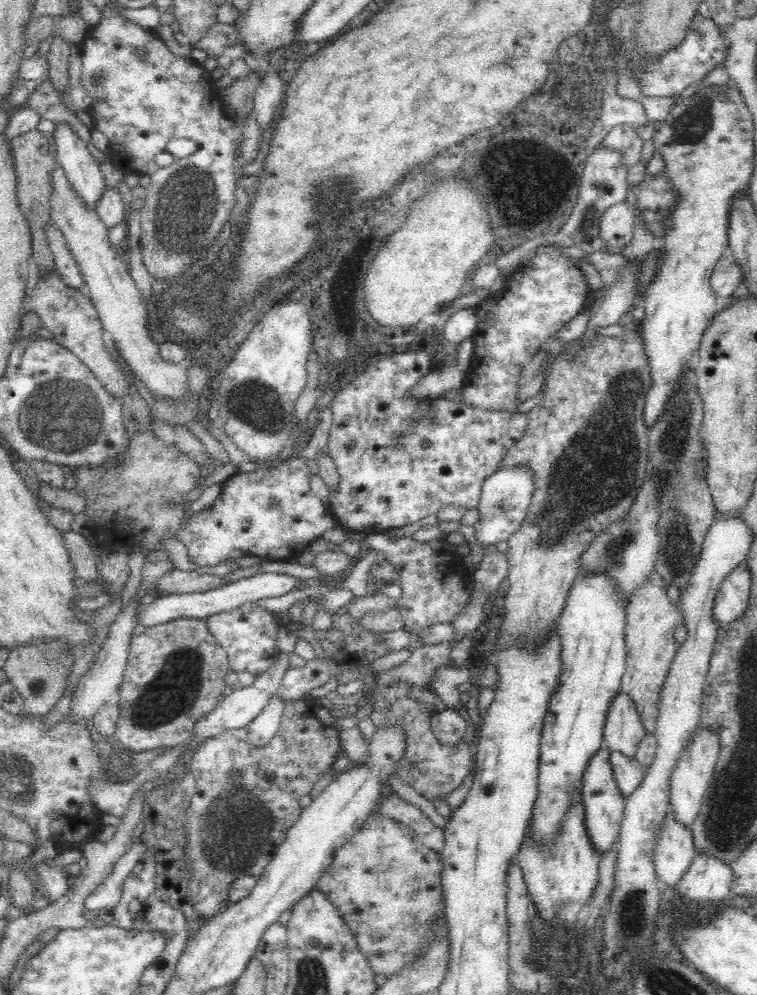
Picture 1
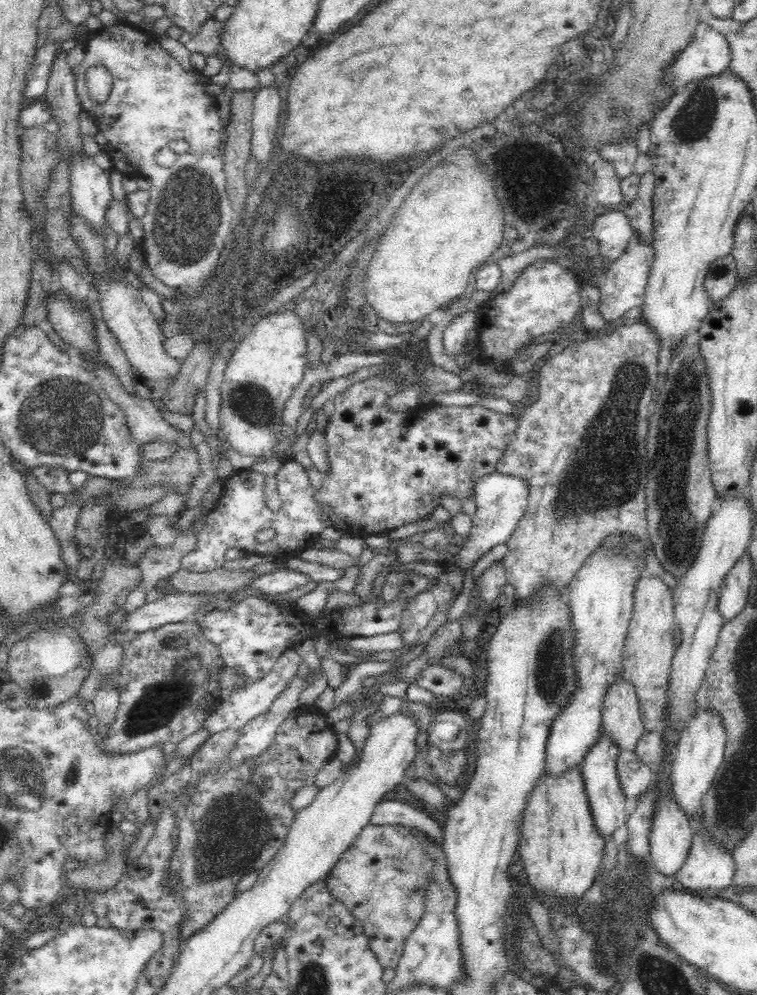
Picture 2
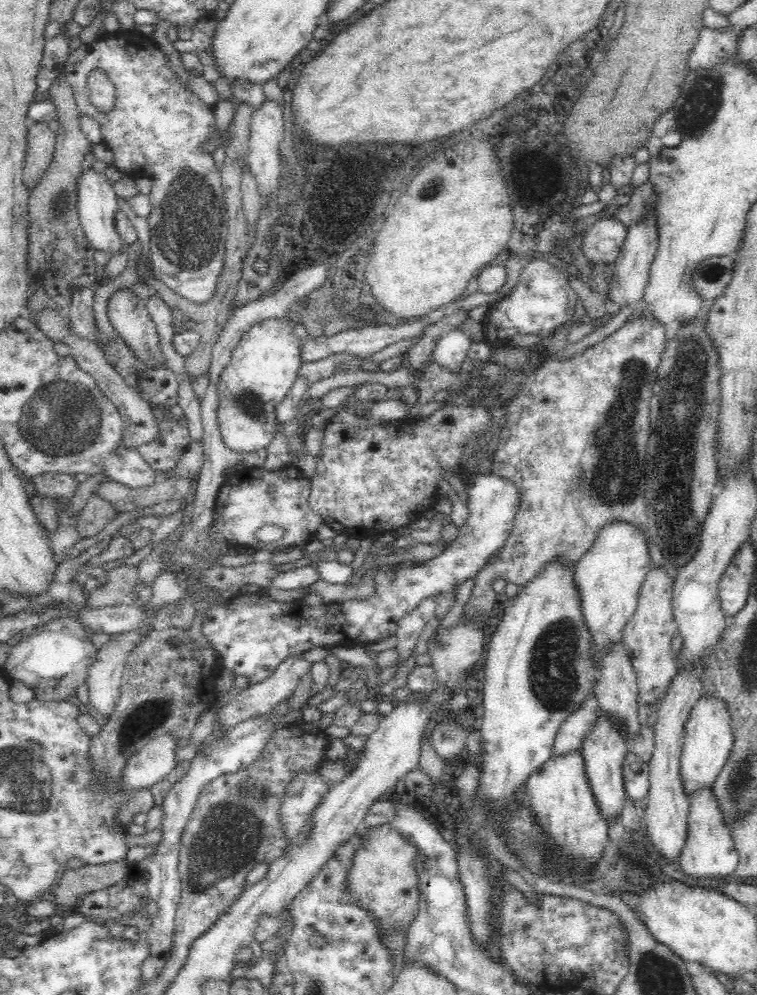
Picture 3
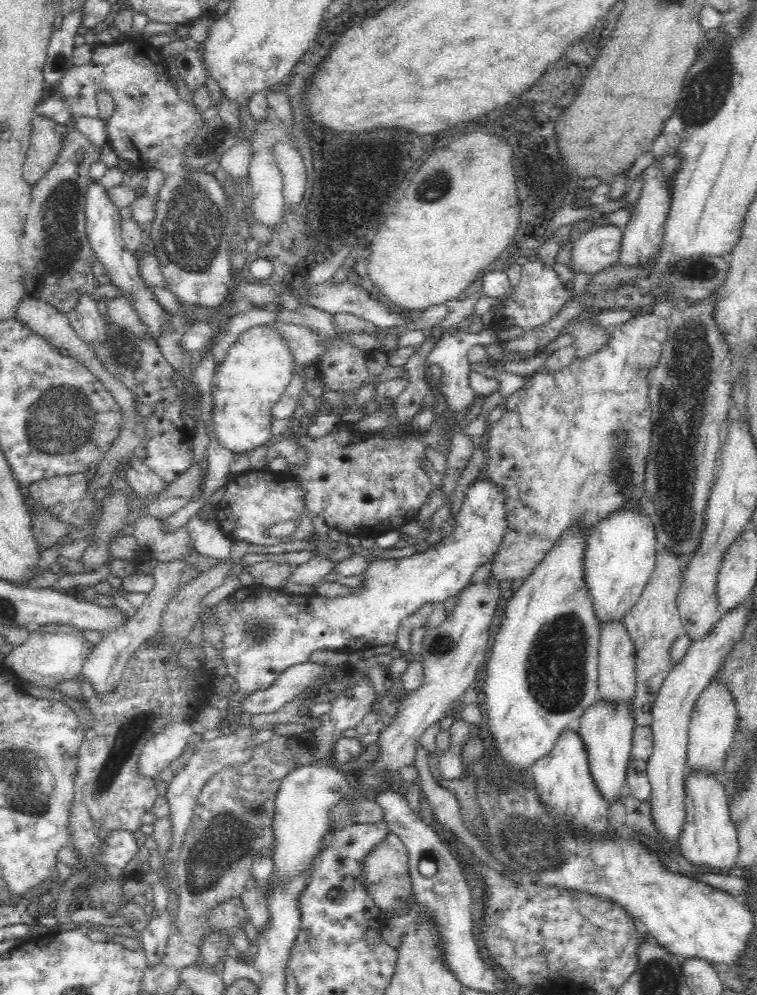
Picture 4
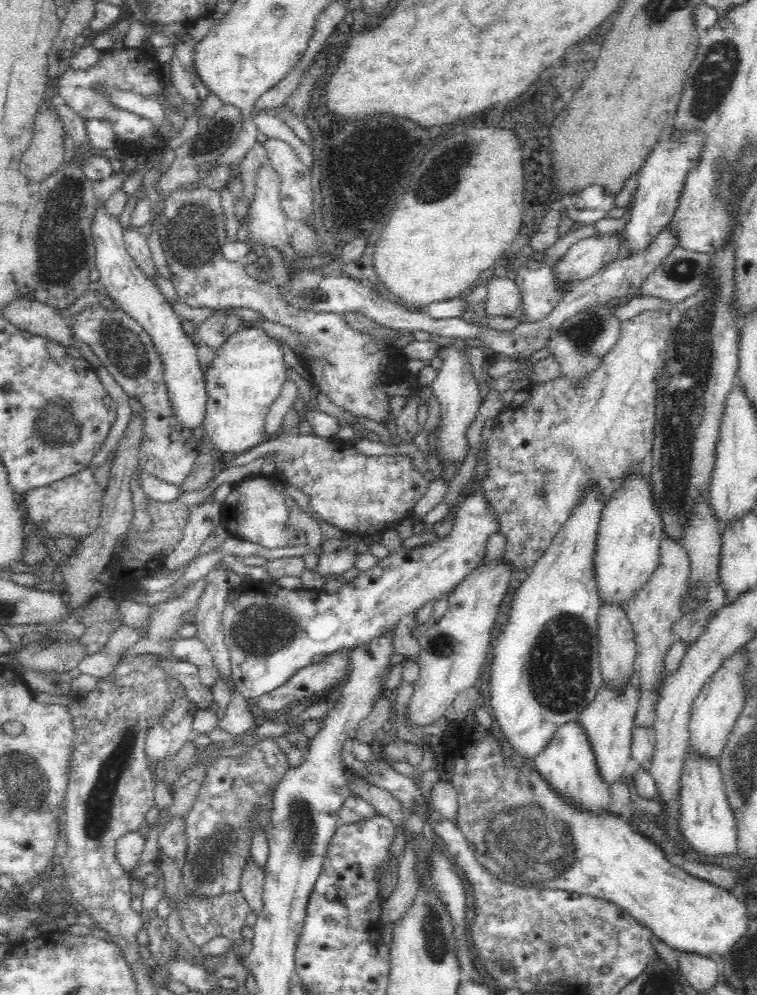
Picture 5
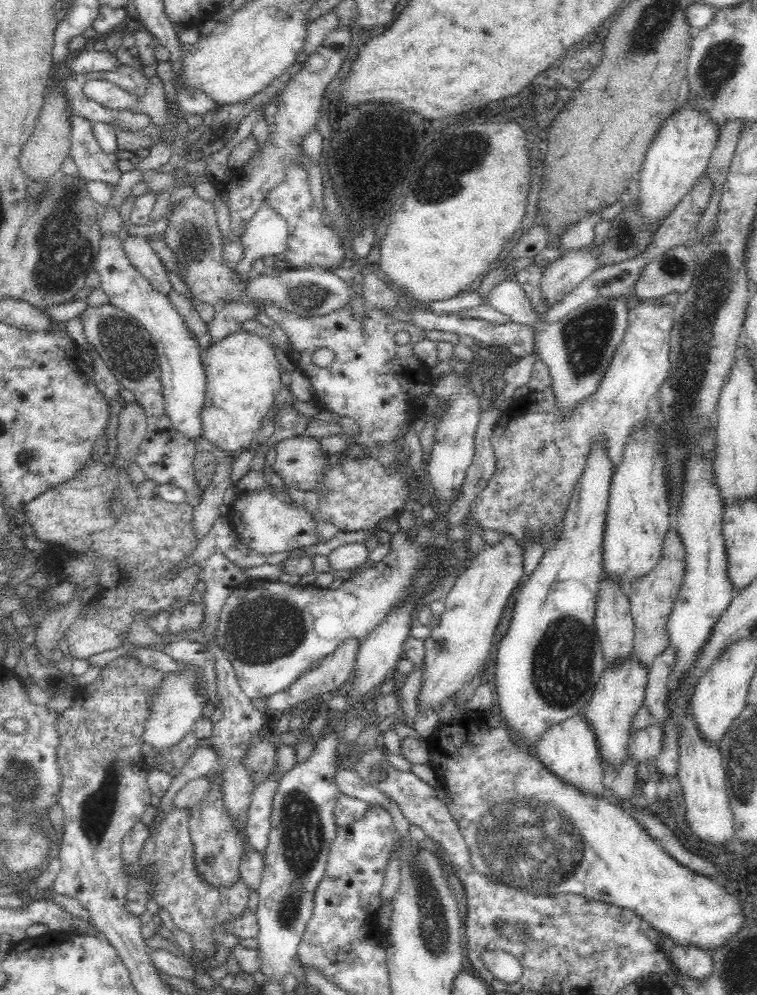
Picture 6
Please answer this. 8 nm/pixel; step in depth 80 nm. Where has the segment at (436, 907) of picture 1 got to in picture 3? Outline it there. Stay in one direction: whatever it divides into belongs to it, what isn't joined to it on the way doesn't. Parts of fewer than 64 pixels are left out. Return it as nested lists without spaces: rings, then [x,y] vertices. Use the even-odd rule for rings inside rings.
[[[383,824],[364,831],[360,846],[352,852],[352,864],[346,868],[346,891],[358,907],[372,913],[378,927],[376,935],[384,949],[388,949],[392,964],[396,954],[388,947],[388,937],[406,932],[419,913],[420,863],[416,858],[417,848],[394,827]]]

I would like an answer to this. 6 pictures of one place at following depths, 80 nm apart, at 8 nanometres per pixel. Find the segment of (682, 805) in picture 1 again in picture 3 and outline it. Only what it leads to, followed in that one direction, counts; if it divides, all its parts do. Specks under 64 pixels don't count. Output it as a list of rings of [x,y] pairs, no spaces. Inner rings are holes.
[[[716,697],[698,699],[684,724],[684,740],[680,750],[680,779],[682,791],[688,800],[696,791],[711,788],[728,758],[730,746],[732,746],[732,729],[726,703]]]

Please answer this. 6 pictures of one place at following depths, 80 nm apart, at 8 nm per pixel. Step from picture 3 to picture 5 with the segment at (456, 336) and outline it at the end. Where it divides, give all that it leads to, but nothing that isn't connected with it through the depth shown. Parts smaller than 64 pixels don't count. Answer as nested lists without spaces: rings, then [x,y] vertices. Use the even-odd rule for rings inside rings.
[[[455,339],[455,342],[449,346],[437,348],[432,359],[440,356],[442,360],[441,369],[438,371],[435,379],[428,383],[433,396],[437,398],[441,406],[440,432],[438,434],[438,444],[436,444],[436,456],[440,462],[464,462],[468,454],[468,440],[466,439],[466,428],[474,420],[478,408],[481,406],[482,397],[479,395],[478,383],[472,375],[472,365],[466,357],[465,351],[468,349],[467,340]]]

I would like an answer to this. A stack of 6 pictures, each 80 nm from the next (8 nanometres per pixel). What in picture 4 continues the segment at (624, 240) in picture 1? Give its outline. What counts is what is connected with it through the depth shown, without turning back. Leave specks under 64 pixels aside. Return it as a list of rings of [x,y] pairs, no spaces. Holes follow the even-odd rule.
[[[606,223],[591,227],[573,244],[572,270],[594,274],[614,265],[619,258],[623,228]]]

